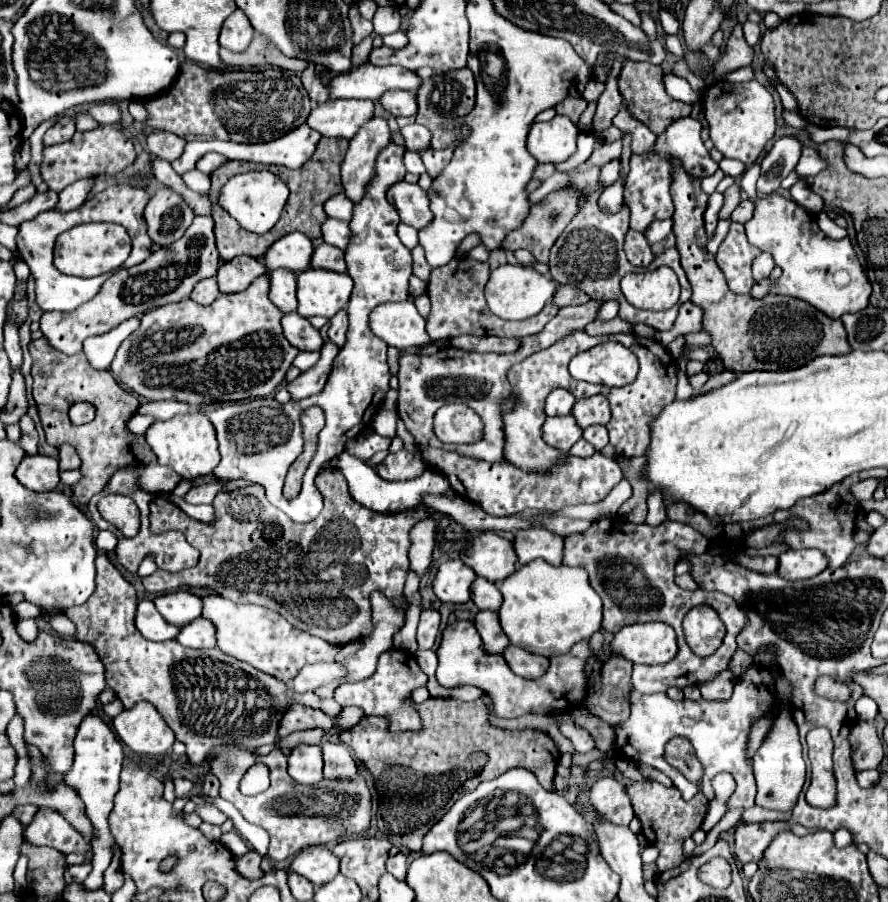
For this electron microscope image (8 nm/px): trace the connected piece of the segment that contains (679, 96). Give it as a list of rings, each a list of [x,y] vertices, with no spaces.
[[[664,74],[664,86],[666,92],[674,99],[680,100],[687,104],[696,103],[697,94],[692,90],[690,84],[681,78],[673,76],[672,74]]]

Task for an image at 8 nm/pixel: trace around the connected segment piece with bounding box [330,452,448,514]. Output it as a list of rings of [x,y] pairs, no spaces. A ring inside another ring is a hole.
[[[342,452],[334,460],[330,460],[330,466],[332,468],[338,468],[344,474],[344,478],[348,482],[348,488],[350,488],[350,496],[356,502],[360,502],[362,506],[366,506],[370,510],[378,510],[382,514],[390,514],[390,512],[400,512],[400,510],[406,510],[406,508],[414,508],[414,506],[420,504],[422,494],[444,494],[444,490],[448,488],[446,476],[442,476],[440,472],[434,472],[434,470],[426,470],[422,476],[418,476],[414,480],[388,482],[388,480],[380,478],[368,462],[362,462],[362,460],[358,460],[356,456],[352,456],[348,452]]]

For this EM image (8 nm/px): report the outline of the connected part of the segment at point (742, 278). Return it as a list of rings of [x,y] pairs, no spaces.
[[[732,222],[726,240],[716,254],[716,262],[726,276],[726,282],[734,294],[748,294],[754,286],[752,280],[752,260],[760,254],[754,248],[744,232],[744,224]]]

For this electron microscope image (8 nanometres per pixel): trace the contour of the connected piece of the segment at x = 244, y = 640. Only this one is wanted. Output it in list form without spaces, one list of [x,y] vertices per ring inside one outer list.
[[[210,594],[202,598],[202,616],[216,626],[216,640],[222,652],[254,664],[254,668],[282,682],[290,682],[302,666],[332,660],[338,652],[338,646],[292,626],[278,612],[258,604],[236,604],[218,594]]]

